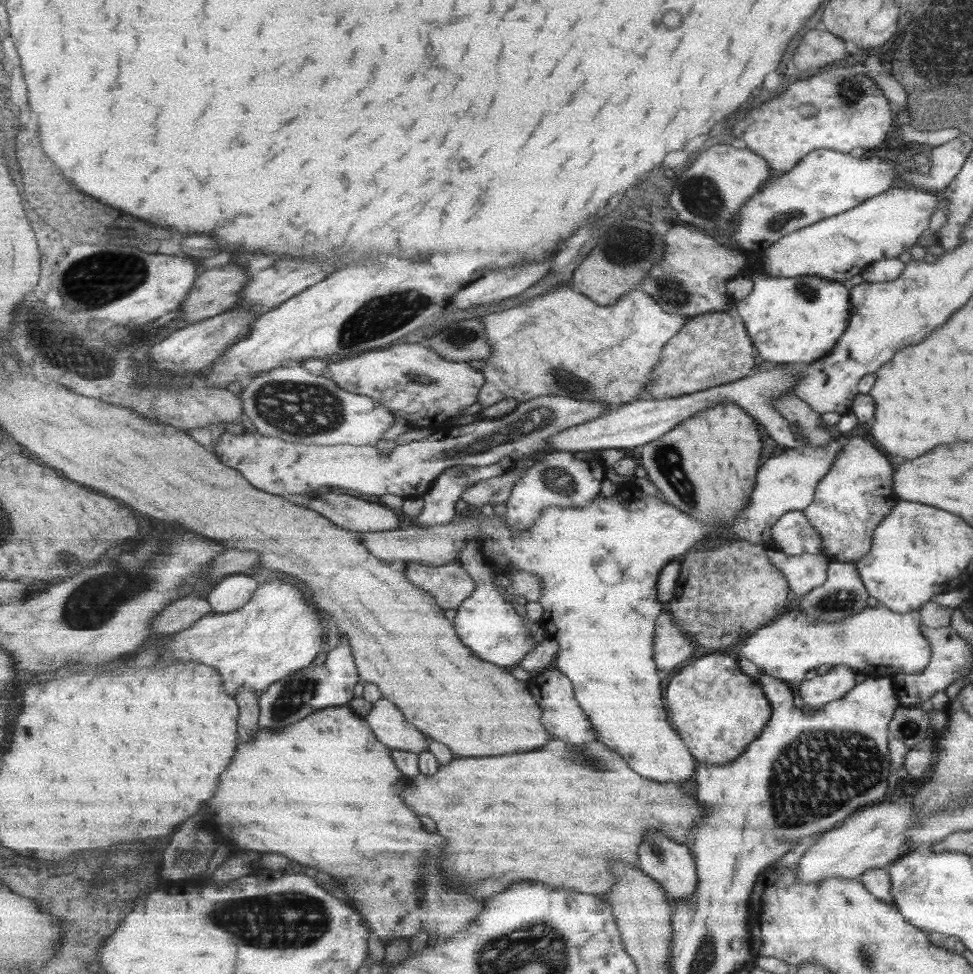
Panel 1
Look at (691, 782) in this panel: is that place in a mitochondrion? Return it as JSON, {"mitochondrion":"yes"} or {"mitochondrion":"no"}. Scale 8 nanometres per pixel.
{"mitochondrion":"no"}

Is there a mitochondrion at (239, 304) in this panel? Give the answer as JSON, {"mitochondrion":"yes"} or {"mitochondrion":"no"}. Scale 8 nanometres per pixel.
{"mitochondrion":"no"}

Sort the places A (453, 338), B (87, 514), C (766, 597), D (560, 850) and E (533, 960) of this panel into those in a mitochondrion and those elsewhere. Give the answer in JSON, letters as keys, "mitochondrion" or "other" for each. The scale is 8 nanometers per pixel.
{"A":"mitochondrion","B":"other","C":"other","D":"other","E":"mitochondrion"}

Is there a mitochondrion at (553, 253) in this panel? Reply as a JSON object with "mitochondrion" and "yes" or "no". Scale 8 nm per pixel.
{"mitochondrion":"no"}

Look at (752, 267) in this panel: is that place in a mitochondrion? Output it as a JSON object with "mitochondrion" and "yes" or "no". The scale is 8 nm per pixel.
{"mitochondrion":"no"}

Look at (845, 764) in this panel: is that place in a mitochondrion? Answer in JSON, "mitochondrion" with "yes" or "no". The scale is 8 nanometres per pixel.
{"mitochondrion":"yes"}

